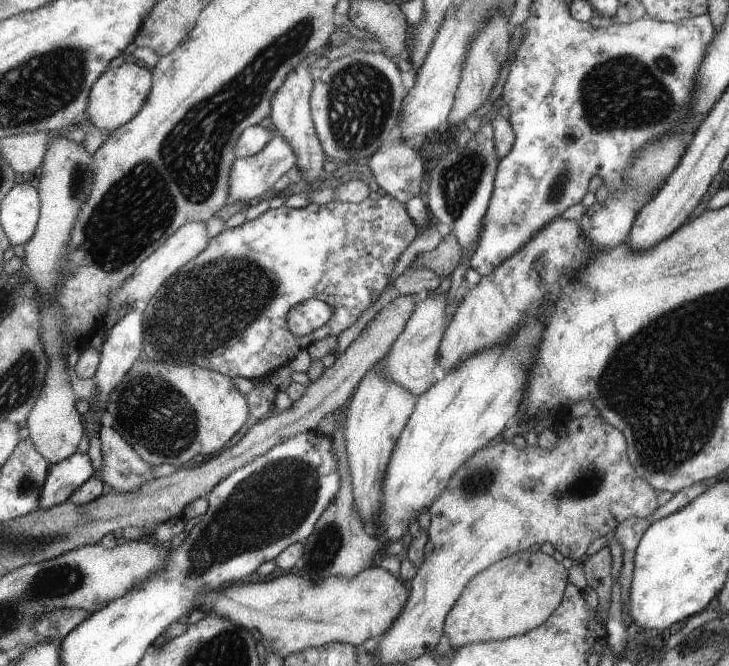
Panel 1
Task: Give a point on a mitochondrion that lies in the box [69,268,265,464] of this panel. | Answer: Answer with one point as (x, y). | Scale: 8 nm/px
(152, 411)

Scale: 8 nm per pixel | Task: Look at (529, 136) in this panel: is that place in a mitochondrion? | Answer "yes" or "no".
no

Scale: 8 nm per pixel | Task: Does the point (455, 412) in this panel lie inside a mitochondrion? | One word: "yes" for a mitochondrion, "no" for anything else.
no

